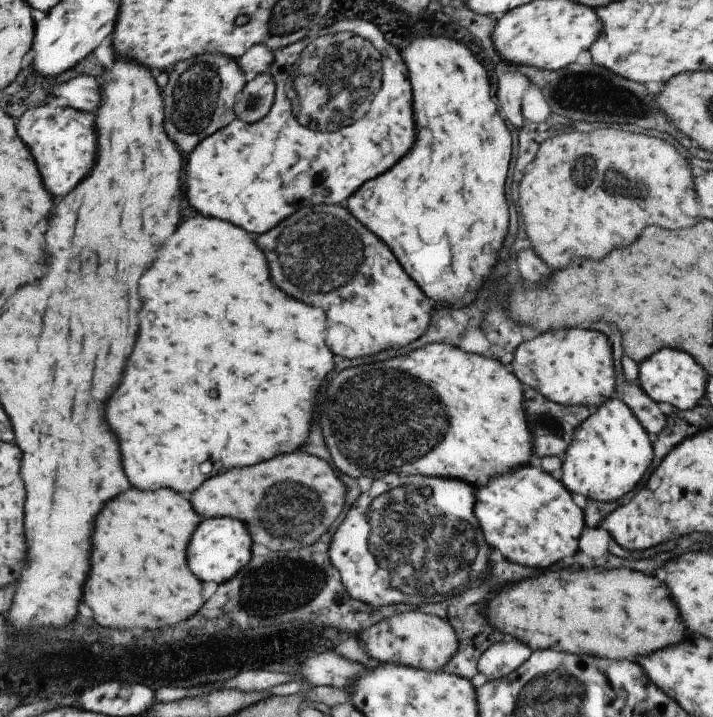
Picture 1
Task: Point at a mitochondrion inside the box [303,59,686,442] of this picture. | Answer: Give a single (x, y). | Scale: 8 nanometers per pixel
(584, 170)

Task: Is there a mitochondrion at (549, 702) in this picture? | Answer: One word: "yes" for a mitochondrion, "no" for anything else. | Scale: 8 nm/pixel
yes

